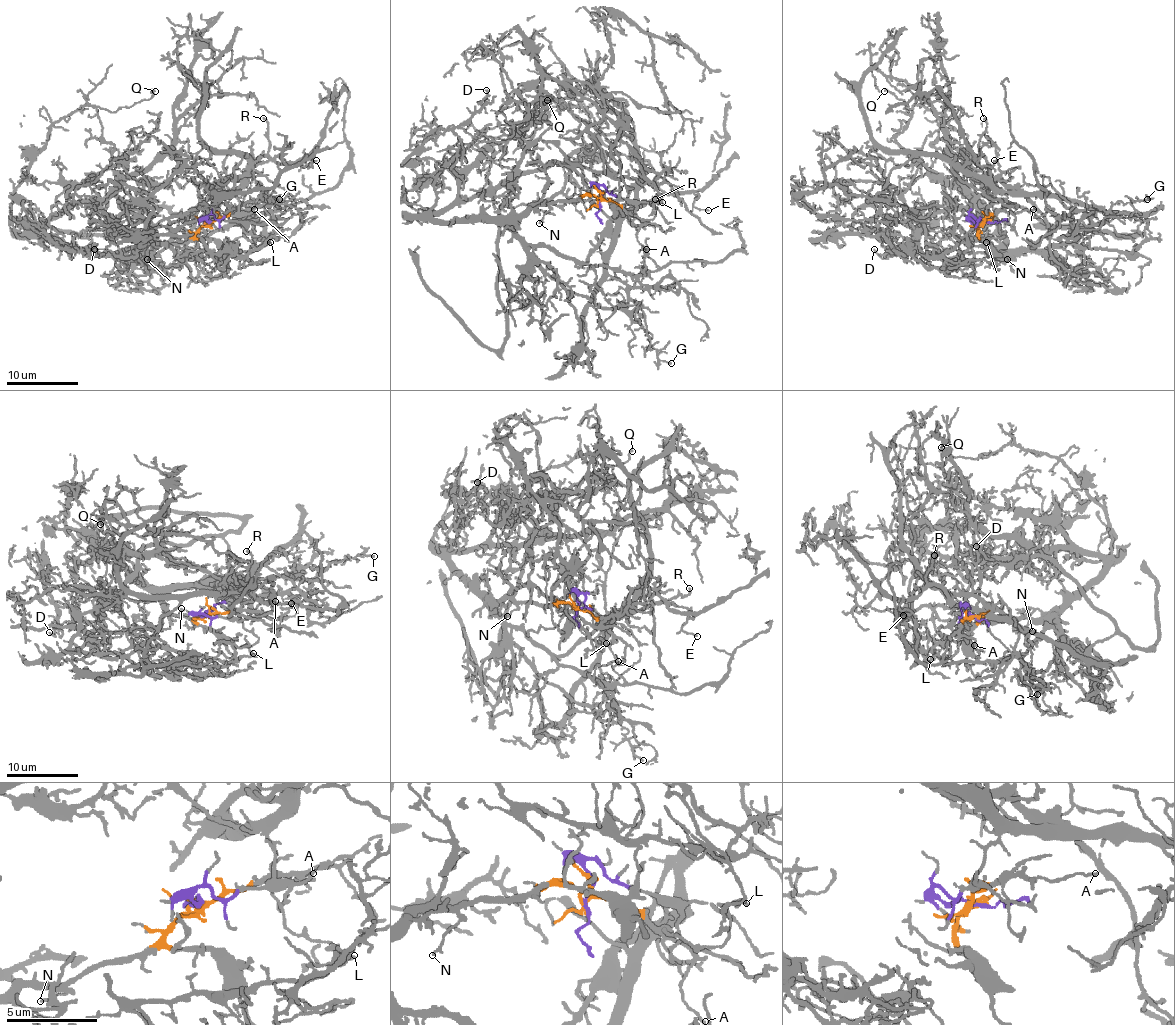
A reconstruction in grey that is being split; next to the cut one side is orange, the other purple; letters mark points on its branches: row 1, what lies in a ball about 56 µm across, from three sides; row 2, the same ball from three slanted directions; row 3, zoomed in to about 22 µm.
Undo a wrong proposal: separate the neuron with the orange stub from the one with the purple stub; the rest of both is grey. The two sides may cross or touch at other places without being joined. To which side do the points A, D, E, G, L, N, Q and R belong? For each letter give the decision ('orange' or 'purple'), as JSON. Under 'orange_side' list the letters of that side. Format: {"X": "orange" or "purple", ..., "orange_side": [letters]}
{"A": "orange", "D": "orange", "E": "purple", "G": "orange", "L": "orange", "N": "orange", "Q": "orange", "R": "purple", "orange_side": ["A", "D", "G", "L", "N", "Q"]}

